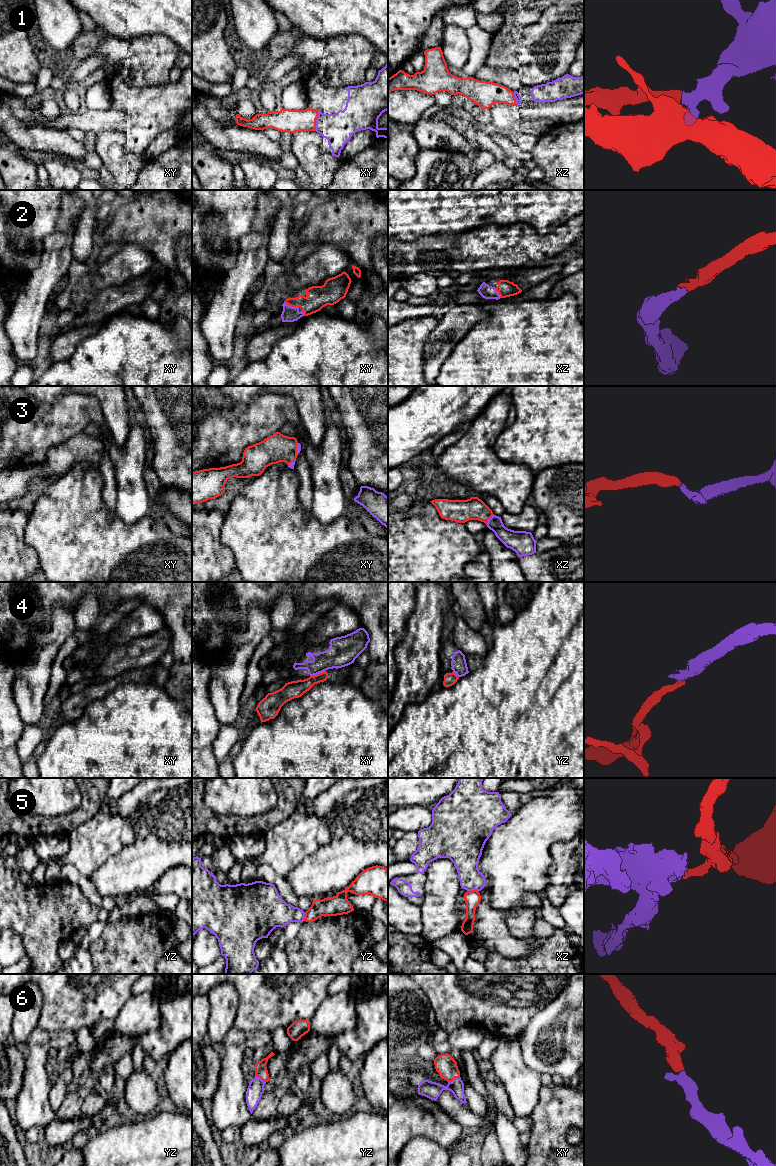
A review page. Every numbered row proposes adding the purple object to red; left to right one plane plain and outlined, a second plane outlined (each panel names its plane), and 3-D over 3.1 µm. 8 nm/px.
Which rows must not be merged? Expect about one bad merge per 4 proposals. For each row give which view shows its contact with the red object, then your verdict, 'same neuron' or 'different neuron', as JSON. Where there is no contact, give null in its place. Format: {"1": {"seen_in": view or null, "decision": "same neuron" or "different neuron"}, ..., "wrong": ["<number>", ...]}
{"1": {"seen_in": "xy", "decision": "same neuron"}, "2": {"seen_in": "xy", "decision": "same neuron"}, "3": {"seen_in": "xz", "decision": "same neuron"}, "4": {"seen_in": "xy", "decision": "different neuron"}, "5": {"seen_in": "xz", "decision": "different neuron"}, "6": {"seen_in": "xy", "decision": "same neuron"}, "wrong": ["4", "5"]}

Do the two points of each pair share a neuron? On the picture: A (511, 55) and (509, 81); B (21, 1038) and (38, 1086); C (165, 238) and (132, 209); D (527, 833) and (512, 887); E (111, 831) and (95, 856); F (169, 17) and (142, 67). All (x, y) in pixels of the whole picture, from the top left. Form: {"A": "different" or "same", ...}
{"A": "different", "B": "different", "C": "same", "D": "same", "E": "same", "F": "different"}

